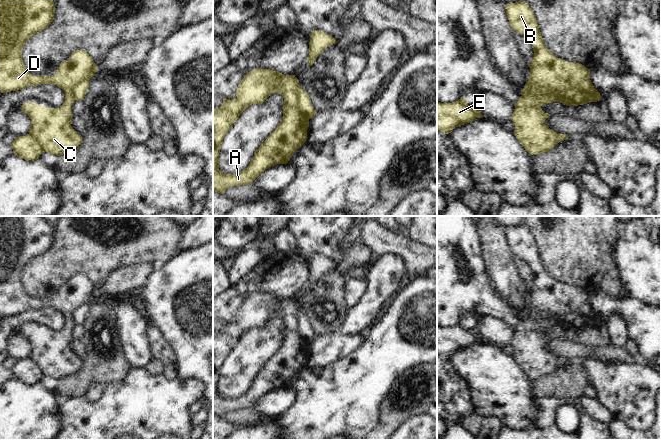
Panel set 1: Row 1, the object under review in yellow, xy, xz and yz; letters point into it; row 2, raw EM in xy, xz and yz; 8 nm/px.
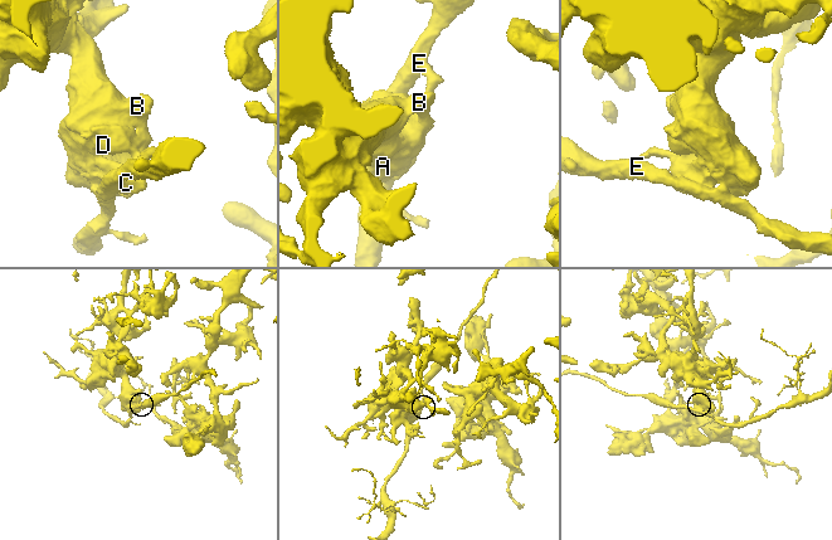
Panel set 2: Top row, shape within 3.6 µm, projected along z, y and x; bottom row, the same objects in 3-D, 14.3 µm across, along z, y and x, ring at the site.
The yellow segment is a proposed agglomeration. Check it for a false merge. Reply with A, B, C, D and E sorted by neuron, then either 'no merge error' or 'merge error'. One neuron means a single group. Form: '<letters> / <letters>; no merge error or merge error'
A B C D / E; merge error

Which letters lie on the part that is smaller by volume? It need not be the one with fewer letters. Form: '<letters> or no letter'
E

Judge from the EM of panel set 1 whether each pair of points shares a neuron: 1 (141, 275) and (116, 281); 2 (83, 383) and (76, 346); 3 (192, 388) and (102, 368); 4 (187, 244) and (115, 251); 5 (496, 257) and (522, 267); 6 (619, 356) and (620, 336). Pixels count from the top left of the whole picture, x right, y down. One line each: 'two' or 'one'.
1: one
2: two
3: two
4: two
5: two
6: two

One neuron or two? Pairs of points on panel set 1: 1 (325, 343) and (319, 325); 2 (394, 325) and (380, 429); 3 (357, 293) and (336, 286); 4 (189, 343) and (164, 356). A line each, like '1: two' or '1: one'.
1: two
2: two
3: two
4: two

